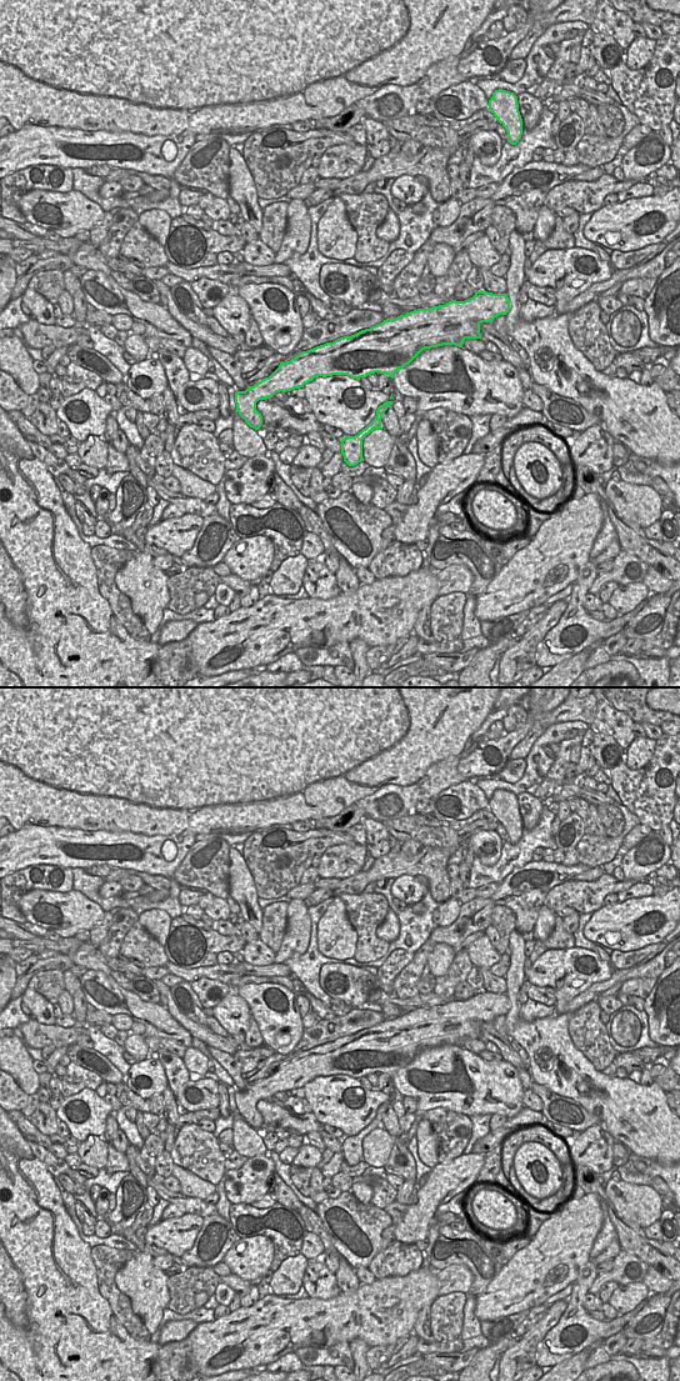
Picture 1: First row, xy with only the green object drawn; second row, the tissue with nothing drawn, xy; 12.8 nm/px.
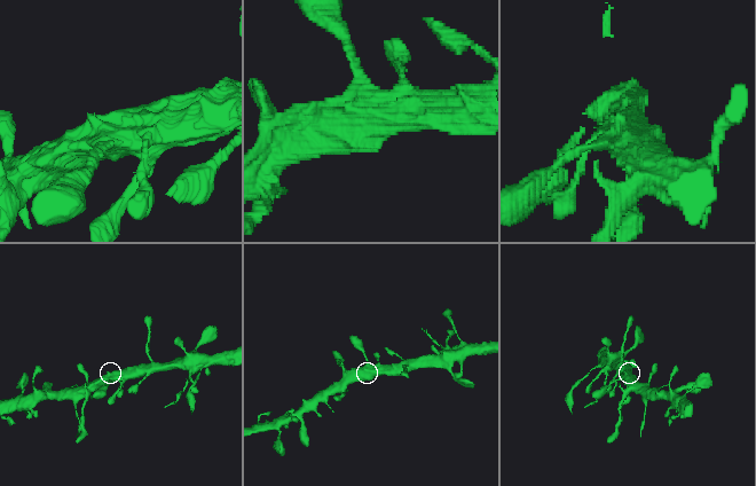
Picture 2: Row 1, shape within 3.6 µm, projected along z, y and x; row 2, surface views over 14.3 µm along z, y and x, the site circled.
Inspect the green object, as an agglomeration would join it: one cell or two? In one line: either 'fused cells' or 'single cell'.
fused cells

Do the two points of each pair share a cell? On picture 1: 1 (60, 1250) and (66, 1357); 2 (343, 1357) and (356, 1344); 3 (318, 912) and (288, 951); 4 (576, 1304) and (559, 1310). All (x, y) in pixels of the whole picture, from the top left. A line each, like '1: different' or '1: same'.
1: same
2: different
3: different
4: different

